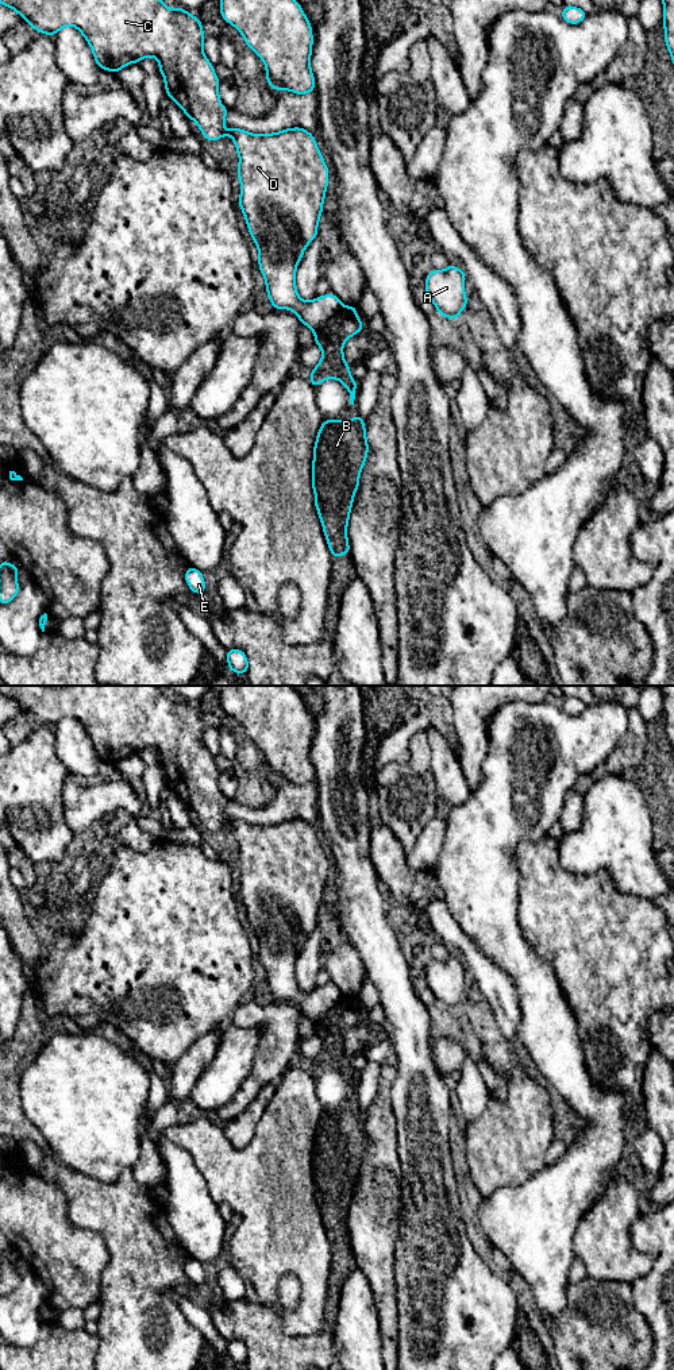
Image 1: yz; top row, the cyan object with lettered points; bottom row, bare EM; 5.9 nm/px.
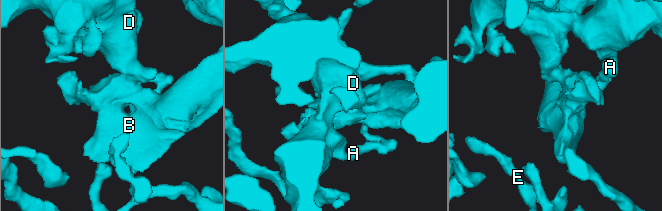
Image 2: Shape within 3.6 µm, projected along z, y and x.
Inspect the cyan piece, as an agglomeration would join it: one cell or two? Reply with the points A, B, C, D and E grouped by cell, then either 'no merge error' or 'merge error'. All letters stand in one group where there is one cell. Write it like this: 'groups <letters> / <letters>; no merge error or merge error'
groups A C D E / B; merge error

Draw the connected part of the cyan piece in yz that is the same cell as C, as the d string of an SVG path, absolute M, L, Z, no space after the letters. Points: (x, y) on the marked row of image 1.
M0 0L16 11L35 31L49 36L66 26L76 27L86 39L101 70L120 72L126 65L154 57L163 76L166 94L200 128L209 142L230 135L239 155L239 208L258 247L258 265L274 309L289 309L301 324L317 331L338 314L343 304L335 294L303 301L296 289L296 269L307 246L317 238L323 212L328 167L311 132L286 128L274 134L251 134L223 127L228 108L219 97L220 81L203 51L205 34L201 19L184 8L169 8L162 0Z

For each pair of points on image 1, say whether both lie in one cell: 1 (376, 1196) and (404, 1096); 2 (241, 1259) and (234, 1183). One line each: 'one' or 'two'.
1: two
2: one

